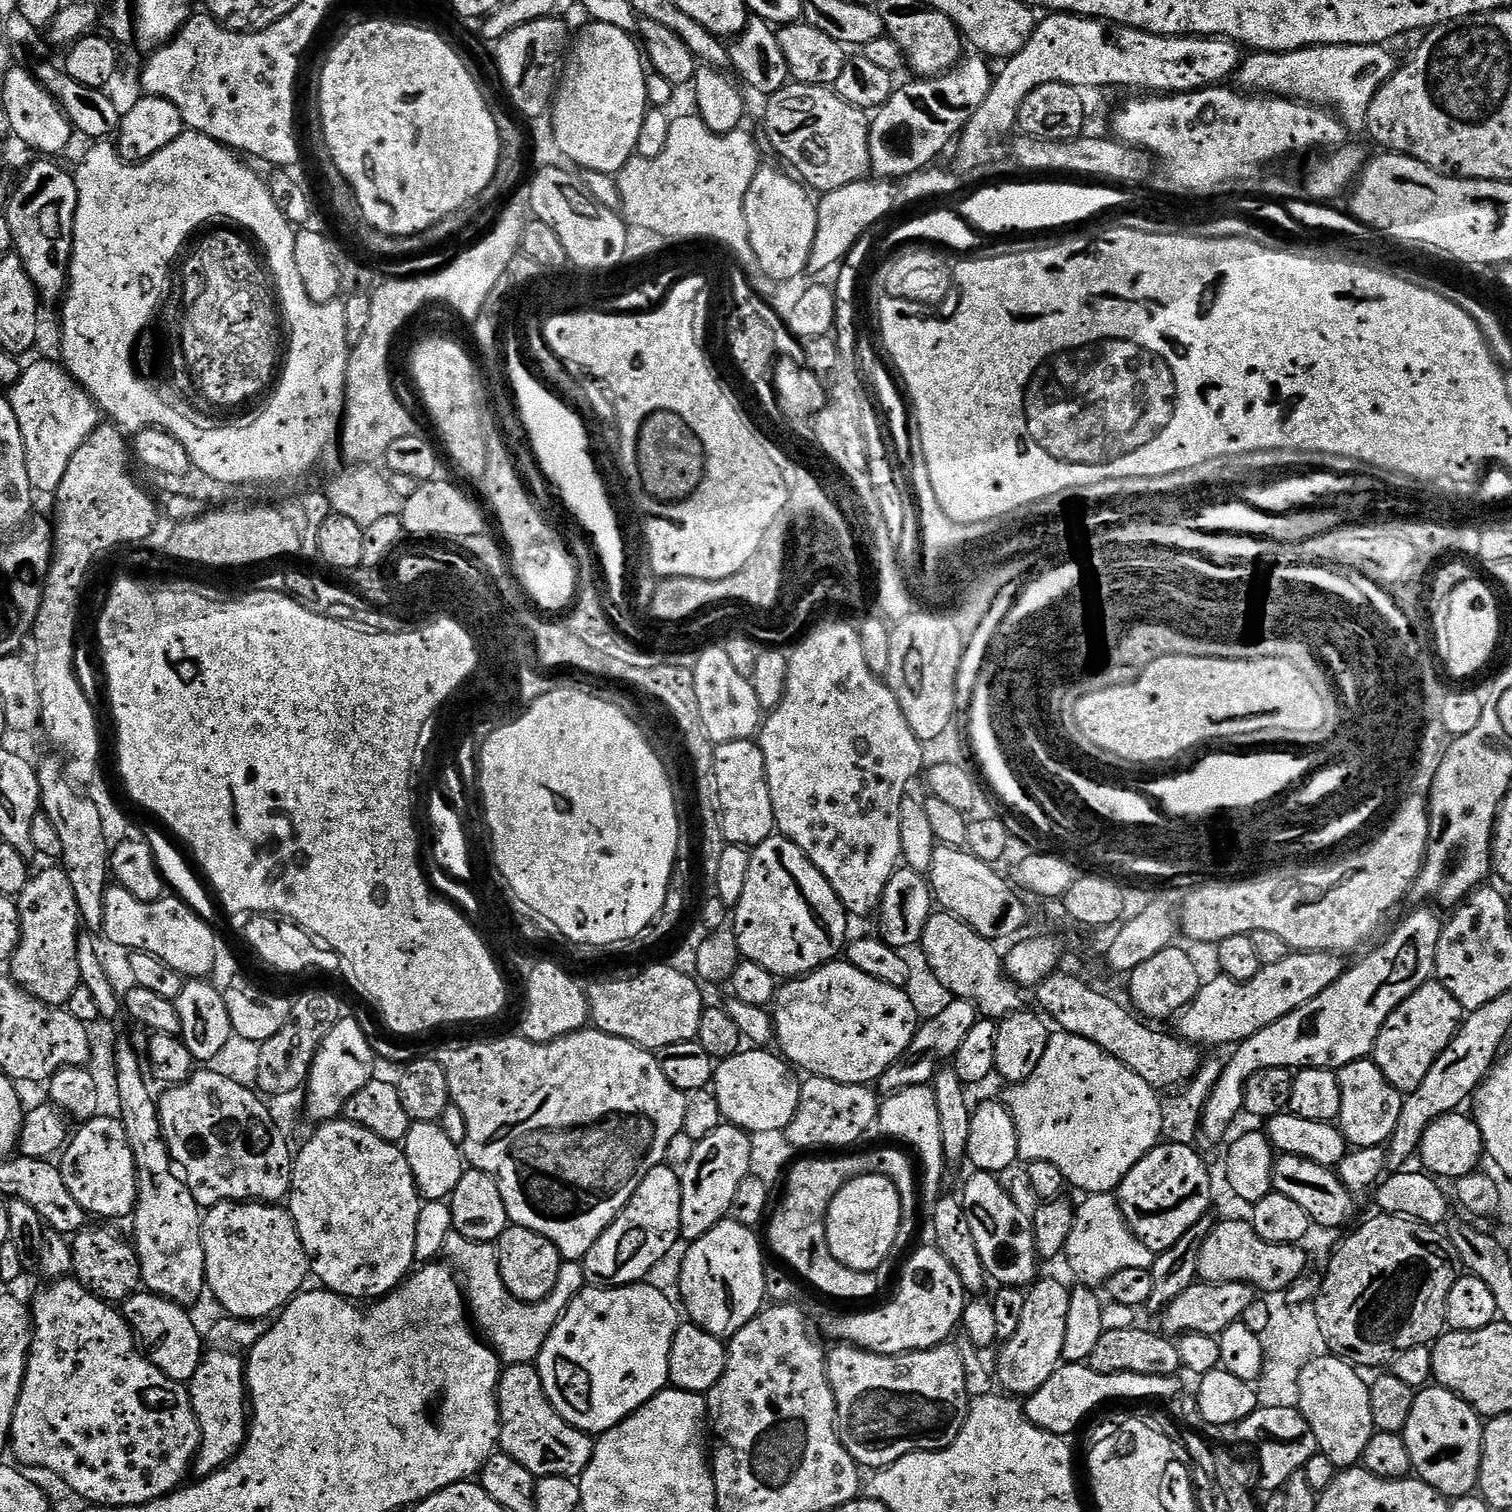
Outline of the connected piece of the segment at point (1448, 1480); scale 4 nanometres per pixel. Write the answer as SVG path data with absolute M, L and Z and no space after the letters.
M1425 1386L1415 1393L1412 1409L1402 1433L1406 1450L1415 1475L1428 1483L1435 1492L1445 1498L1467 1496L1477 1491L1480 1483L1480 1459L1484 1441L1484 1424L1482 1417L1472 1409L1460 1396L1439 1386Z

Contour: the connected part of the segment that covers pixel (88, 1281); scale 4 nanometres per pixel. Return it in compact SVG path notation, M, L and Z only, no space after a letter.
M95 1226L83 1228L81 1232L71 1237L70 1268L72 1266L76 1271L73 1272L74 1279L85 1290L93 1292L99 1300L123 1302L141 1287L140 1260L136 1256L135 1247L127 1239L125 1240L112 1232L107 1232L104 1228L95 1228Z

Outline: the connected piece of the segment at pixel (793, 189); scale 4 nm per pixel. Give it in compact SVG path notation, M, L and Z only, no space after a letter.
M761 166L757 169L754 180L750 182L750 188L746 190L744 199L748 241L758 258L761 273L772 282L792 280L795 276L803 277L807 260L810 258L811 246L815 240L817 201L808 197L809 189L799 179L789 176L784 172L779 172L776 168Z

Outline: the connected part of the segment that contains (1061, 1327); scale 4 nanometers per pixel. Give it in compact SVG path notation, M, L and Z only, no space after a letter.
M1042 1278L1027 1289L1021 1320L1013 1336L1003 1341L1004 1349L996 1360L996 1380L1005 1388L1001 1388L1005 1393L1016 1398L1027 1398L1034 1390L1041 1388L1046 1378L1050 1378L1050 1374L1054 1374L1060 1367L1066 1342L1069 1291L1069 1285Z

